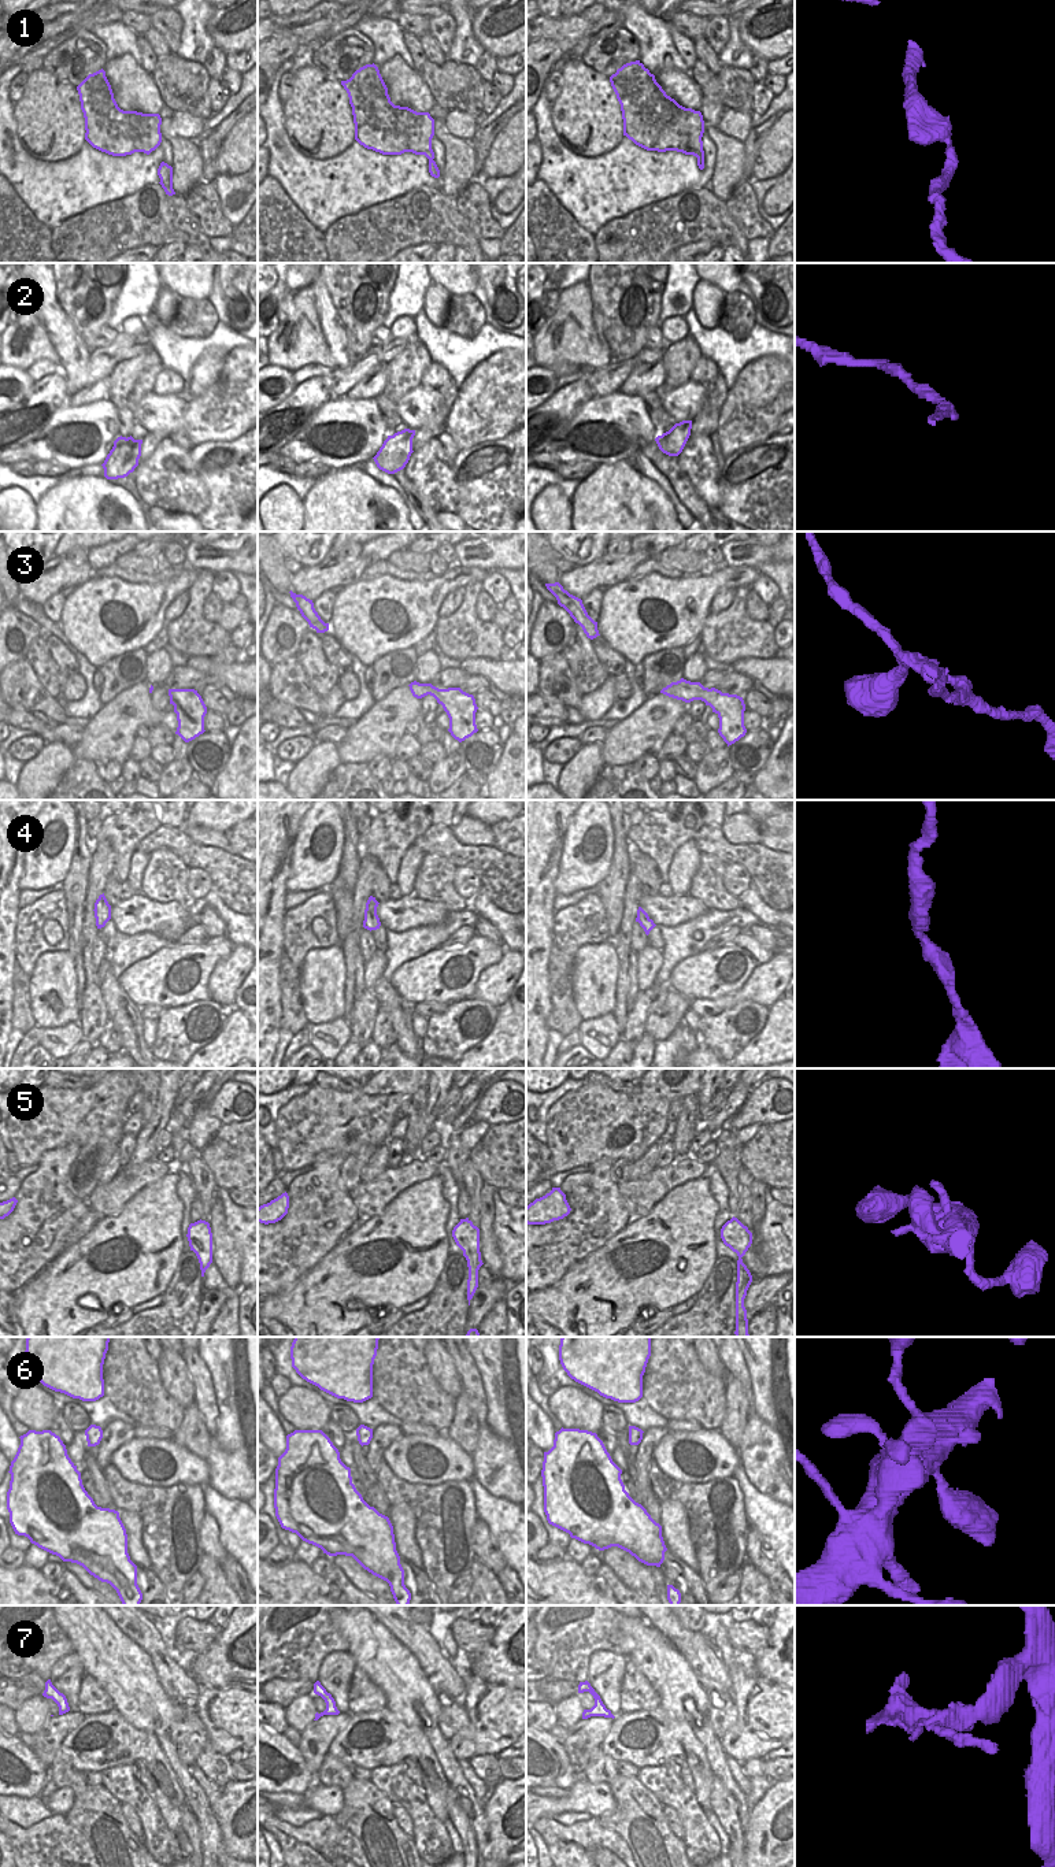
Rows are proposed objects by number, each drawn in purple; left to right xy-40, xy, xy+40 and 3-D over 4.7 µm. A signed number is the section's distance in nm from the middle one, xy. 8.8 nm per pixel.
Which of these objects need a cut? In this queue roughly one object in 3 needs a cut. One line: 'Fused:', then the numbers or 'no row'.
Fused: 2

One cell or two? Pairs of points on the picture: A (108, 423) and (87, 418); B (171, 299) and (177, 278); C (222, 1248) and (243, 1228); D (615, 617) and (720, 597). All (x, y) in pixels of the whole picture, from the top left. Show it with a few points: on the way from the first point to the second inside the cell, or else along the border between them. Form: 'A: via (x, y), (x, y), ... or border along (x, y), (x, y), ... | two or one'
A: via (103, 423), (92, 422) | one
B: border along (163, 285), (180, 297) | two
C: border along (222, 1208), (226, 1232), (241, 1260), (241, 1270) | two
D: border along (733, 588), (722, 588), (714, 596), (709, 612) | two

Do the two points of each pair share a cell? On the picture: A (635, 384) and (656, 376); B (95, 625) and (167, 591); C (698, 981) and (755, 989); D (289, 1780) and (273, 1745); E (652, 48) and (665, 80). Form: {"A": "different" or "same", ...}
{"A": "same", "B": "same", "C": "different", "D": "same", "E": "different"}

